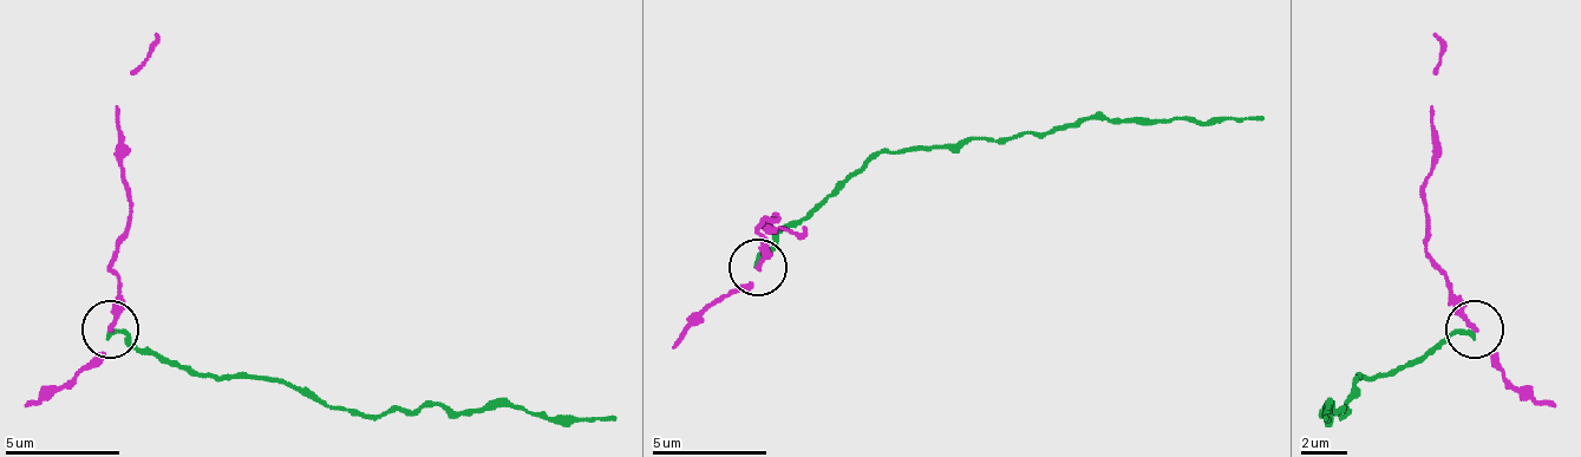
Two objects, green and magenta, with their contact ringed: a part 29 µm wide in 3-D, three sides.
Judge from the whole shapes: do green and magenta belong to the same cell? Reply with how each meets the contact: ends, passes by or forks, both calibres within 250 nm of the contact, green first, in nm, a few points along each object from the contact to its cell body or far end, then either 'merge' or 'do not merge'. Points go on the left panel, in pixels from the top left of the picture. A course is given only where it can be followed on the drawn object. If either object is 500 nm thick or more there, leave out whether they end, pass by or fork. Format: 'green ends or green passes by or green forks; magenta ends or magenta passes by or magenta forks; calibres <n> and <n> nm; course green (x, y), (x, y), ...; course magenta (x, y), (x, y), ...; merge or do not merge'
green ends; magenta passes by; calibres 190 and 140 nm; course green (111, 333), (123, 333), (197, 373), (232, 373), (307, 385), (330, 407), (352, 413), (438, 407), (616, 419); course magenta (111, 327), (117, 247), (129, 184), (117, 161), (117, 104), (157, 34); do not merge

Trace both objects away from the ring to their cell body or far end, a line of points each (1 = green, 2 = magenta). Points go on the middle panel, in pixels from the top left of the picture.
1: (759, 268), (771, 246), (880, 154), (954, 148), (978, 137), (1000, 137), (1086, 119), (1263, 119)
2: (759, 268), (765, 217), (776, 217), (765, 228), (765, 222), (805, 228)

